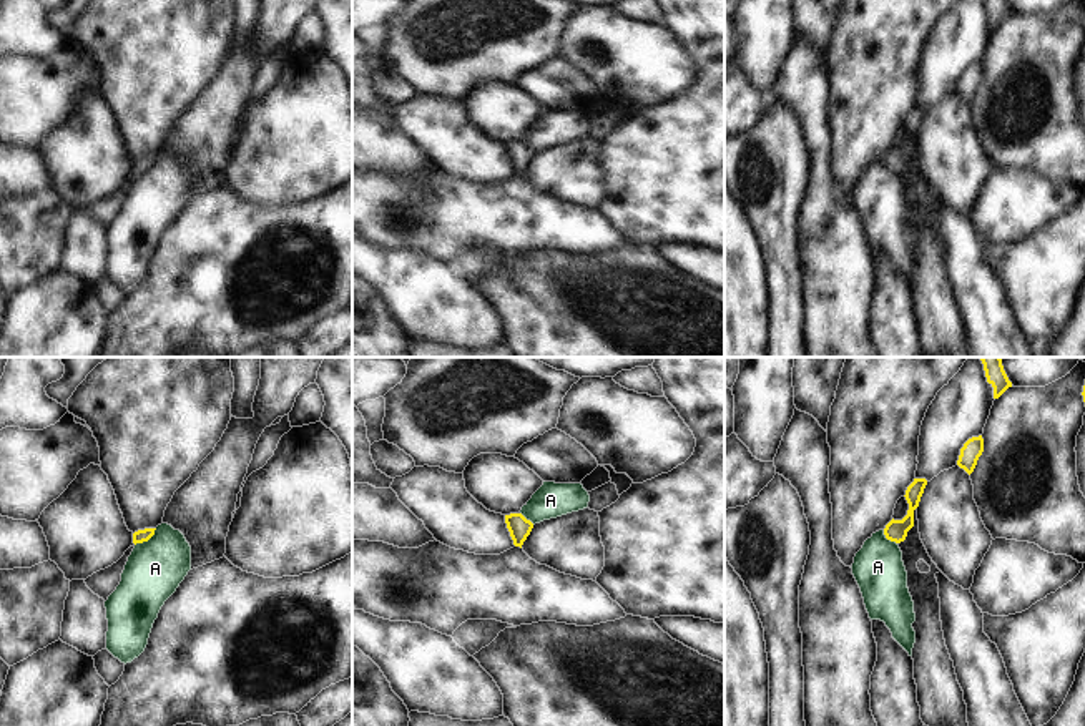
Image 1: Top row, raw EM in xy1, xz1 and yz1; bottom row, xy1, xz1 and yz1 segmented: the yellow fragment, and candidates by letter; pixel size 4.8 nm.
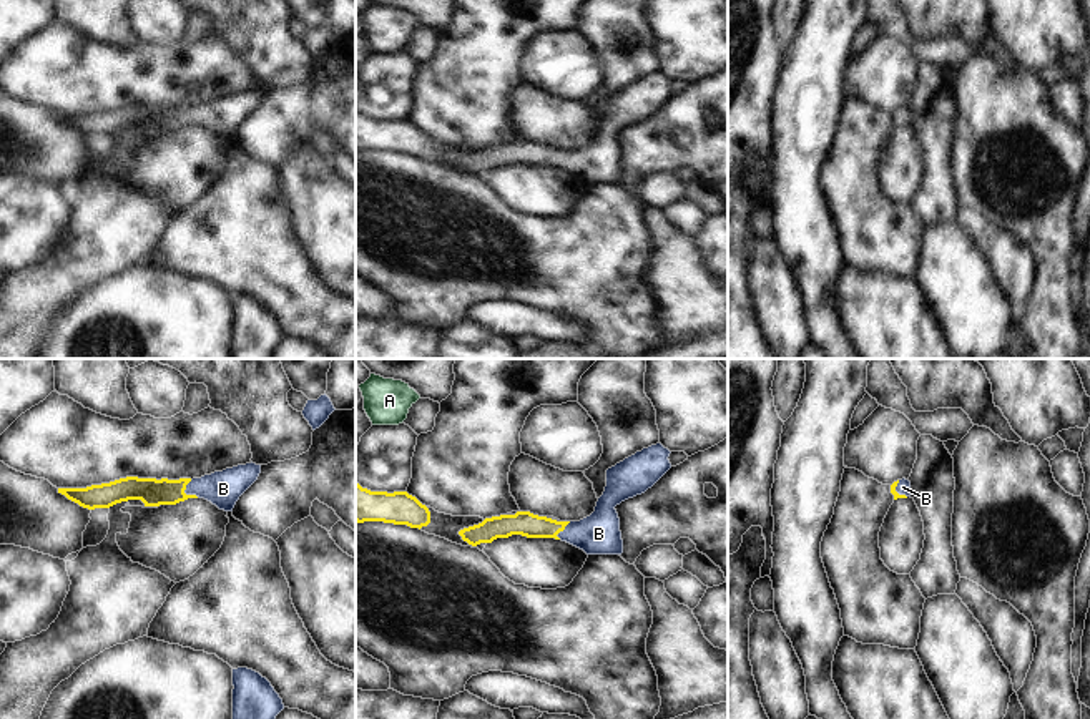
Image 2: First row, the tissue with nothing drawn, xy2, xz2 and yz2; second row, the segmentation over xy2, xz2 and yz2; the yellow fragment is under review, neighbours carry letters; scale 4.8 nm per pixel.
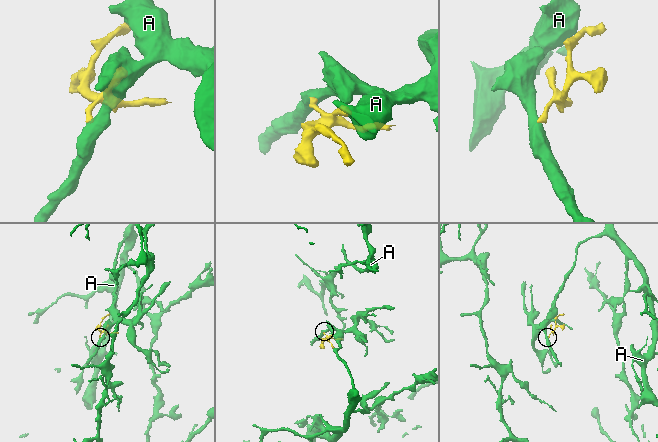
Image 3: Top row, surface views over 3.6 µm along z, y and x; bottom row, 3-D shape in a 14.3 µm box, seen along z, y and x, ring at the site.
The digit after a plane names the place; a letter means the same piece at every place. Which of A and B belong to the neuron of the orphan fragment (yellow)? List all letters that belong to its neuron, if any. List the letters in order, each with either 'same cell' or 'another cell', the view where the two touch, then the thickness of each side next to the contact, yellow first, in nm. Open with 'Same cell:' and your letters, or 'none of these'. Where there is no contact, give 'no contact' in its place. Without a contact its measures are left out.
Same cell: B
A: another cell; meets yellow in xy1; 60 nm thick on the yellow side, 280 nm on the other
B: same cell; meets yellow in xy2; 140 nm thick on the yellow side, 180 nm on the other

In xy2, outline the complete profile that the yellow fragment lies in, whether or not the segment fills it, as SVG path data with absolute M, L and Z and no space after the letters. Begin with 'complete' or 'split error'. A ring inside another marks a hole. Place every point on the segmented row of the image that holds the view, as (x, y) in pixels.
split error; M251 462L246 465L238 465L193 480L191 478L156 480L156 478L126 477L110 483L91 485L86 488L58 488L58 493L65 495L68 500L88 510L110 508L116 503L128 501L128 500L141 500L145 506L176 505L188 498L199 496L211 501L219 510L233 511L239 496L258 480L259 473L261 473L261 465Z

